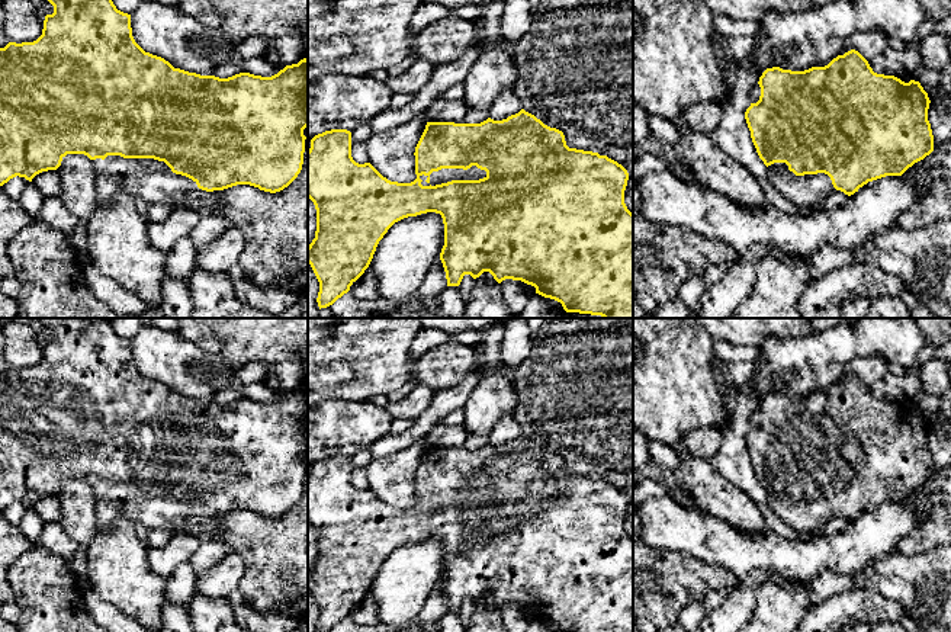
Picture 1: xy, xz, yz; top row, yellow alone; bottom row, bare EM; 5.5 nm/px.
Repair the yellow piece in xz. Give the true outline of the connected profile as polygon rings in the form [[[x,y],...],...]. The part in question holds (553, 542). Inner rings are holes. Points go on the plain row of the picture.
[[[524,434],[502,446],[488,443],[481,449],[427,447],[414,481],[417,504],[411,509],[398,509],[383,503],[370,488],[359,490],[353,485],[350,456],[331,455],[311,465],[311,474],[308,475],[308,523],[317,535],[317,556],[315,564],[308,571],[308,588],[319,607],[318,632],[330,632],[350,616],[350,612],[369,593],[379,567],[395,548],[427,538],[440,539],[443,543],[444,571],[440,586],[446,597],[447,612],[459,612],[465,600],[476,604],[483,597],[489,597],[498,609],[505,604],[521,606],[534,612],[536,619],[555,625],[562,632],[633,632],[633,539],[624,529],[629,498],[621,490],[598,478],[569,474],[562,456],[544,450]]]

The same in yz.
[[[855,375],[838,381],[825,392],[804,397],[767,394],[758,407],[761,421],[745,437],[752,468],[768,495],[767,504],[787,526],[803,532],[822,532],[835,516],[851,522],[868,507],[902,501],[915,488],[934,477],[934,461],[928,446],[929,423],[919,407],[902,407],[877,400]]]

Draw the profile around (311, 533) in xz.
[[[308,523],[308,572],[315,564],[317,556],[317,535],[314,527]]]

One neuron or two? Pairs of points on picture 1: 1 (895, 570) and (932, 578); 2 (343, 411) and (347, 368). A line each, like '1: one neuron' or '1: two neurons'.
1: one neuron
2: two neurons

